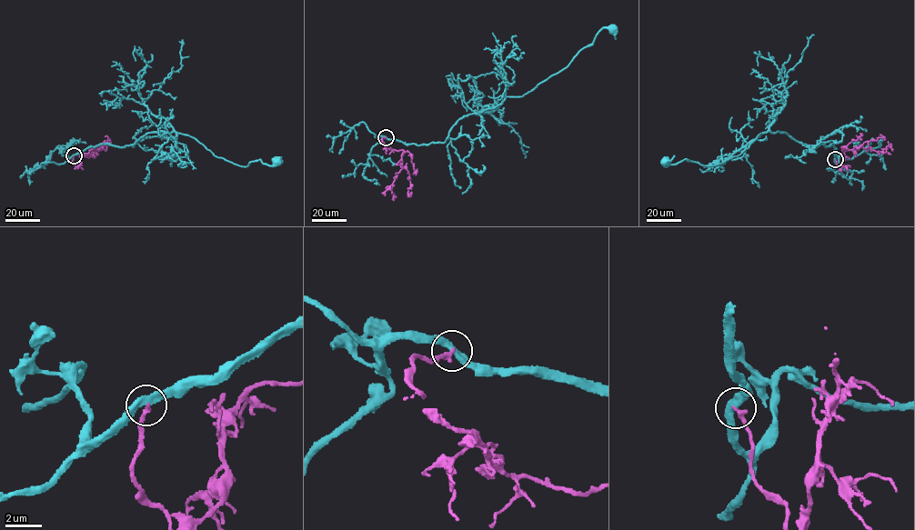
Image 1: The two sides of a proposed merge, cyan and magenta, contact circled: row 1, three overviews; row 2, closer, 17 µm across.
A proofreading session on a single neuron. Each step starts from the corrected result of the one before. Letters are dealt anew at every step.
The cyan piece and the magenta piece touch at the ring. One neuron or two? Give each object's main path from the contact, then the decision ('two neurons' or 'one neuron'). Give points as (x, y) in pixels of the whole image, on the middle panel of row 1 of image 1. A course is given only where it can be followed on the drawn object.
cyan runs (386, 137), (417, 144), (444, 143), (459, 119), (531, 91), (566, 68), (603, 28), (613, 29); magenta runs (386, 137), (382, 137), (382, 142), (391, 149), (403, 150), (402, 166), (409, 175), (407, 194), (411, 192); two neurons

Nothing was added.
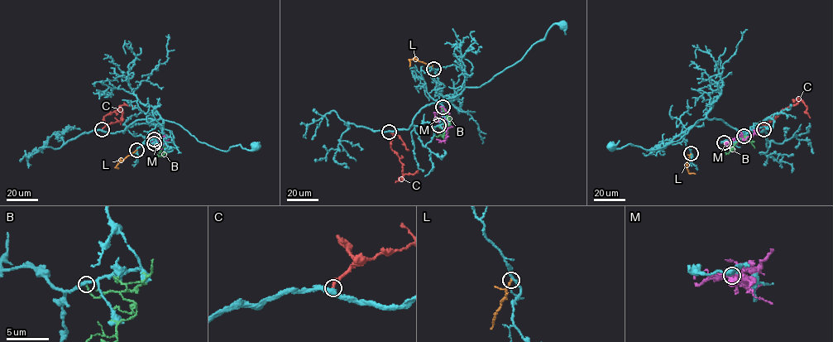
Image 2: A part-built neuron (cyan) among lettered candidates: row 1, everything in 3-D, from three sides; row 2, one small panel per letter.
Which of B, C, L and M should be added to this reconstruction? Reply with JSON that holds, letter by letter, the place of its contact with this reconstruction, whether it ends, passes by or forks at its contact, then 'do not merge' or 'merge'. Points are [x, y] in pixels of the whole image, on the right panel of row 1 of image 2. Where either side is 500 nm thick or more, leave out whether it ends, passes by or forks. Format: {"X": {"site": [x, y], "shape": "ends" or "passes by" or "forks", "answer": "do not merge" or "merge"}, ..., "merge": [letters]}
{"B": {"site": [744, 136], "shape": "ends", "answer": "do not merge"}, "C": {"site": [763, 129], "shape": "ends", "answer": "merge"}, "L": {"site": [691, 153], "shape": "ends", "answer": "do not merge"}, "M": {"site": [724, 142], "shape": "forks", "answer": "do not merge"}, "merge": ["C"]}

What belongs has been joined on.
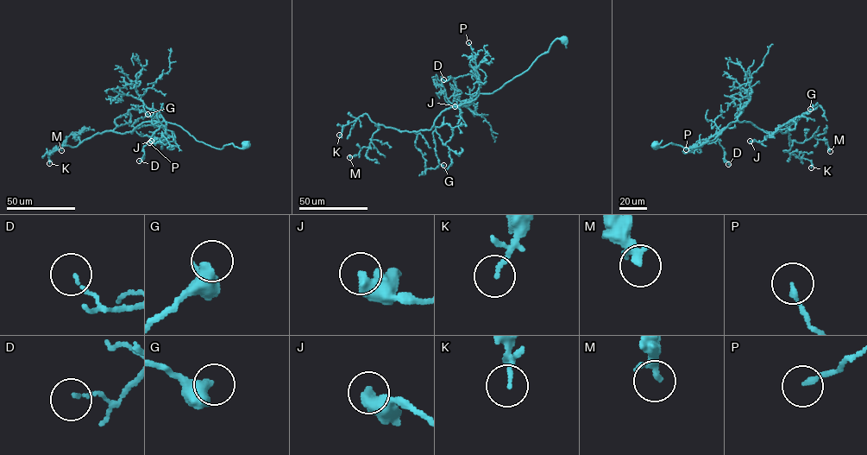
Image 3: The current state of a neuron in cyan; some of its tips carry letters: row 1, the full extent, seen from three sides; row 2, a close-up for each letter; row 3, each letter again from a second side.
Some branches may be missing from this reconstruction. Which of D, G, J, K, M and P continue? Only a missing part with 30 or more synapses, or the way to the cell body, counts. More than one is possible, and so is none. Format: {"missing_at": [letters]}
{"missing_at": []}

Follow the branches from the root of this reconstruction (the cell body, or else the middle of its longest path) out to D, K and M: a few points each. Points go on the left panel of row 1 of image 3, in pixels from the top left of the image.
D: (246, 143), (241, 148), (232, 143), (216, 148), (166, 123), (143, 147), (144, 157), (139, 161)
K: (246, 143), (219, 149), (177, 124), (147, 122), (132, 133), (107, 130), (59, 146), (47, 153), (49, 163)
M: (246, 143), (216, 148), (179, 126), (153, 121), (132, 133), (107, 130), (80, 143), (71, 134), (61, 150)

